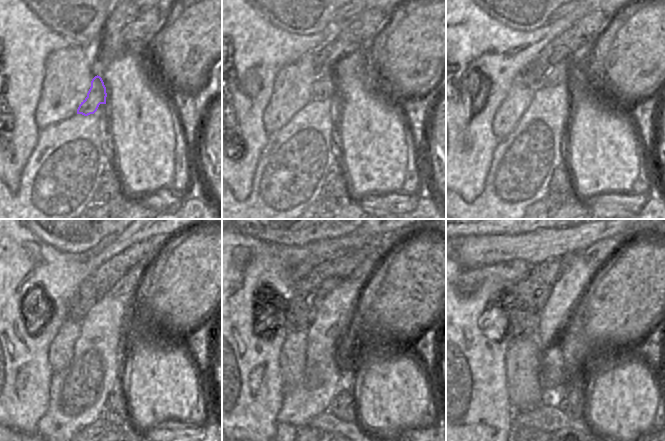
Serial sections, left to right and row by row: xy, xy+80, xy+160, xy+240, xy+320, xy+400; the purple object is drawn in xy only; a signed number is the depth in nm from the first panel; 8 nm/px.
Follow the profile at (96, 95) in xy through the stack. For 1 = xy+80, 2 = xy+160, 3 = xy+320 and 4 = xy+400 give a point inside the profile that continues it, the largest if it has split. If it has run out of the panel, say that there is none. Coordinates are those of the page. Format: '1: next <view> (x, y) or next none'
1: next xy+80 (326, 82)
2: next xy+160 (565, 71)
3: next xy+320 (363, 271)
4: next xy+400 (595, 256)

